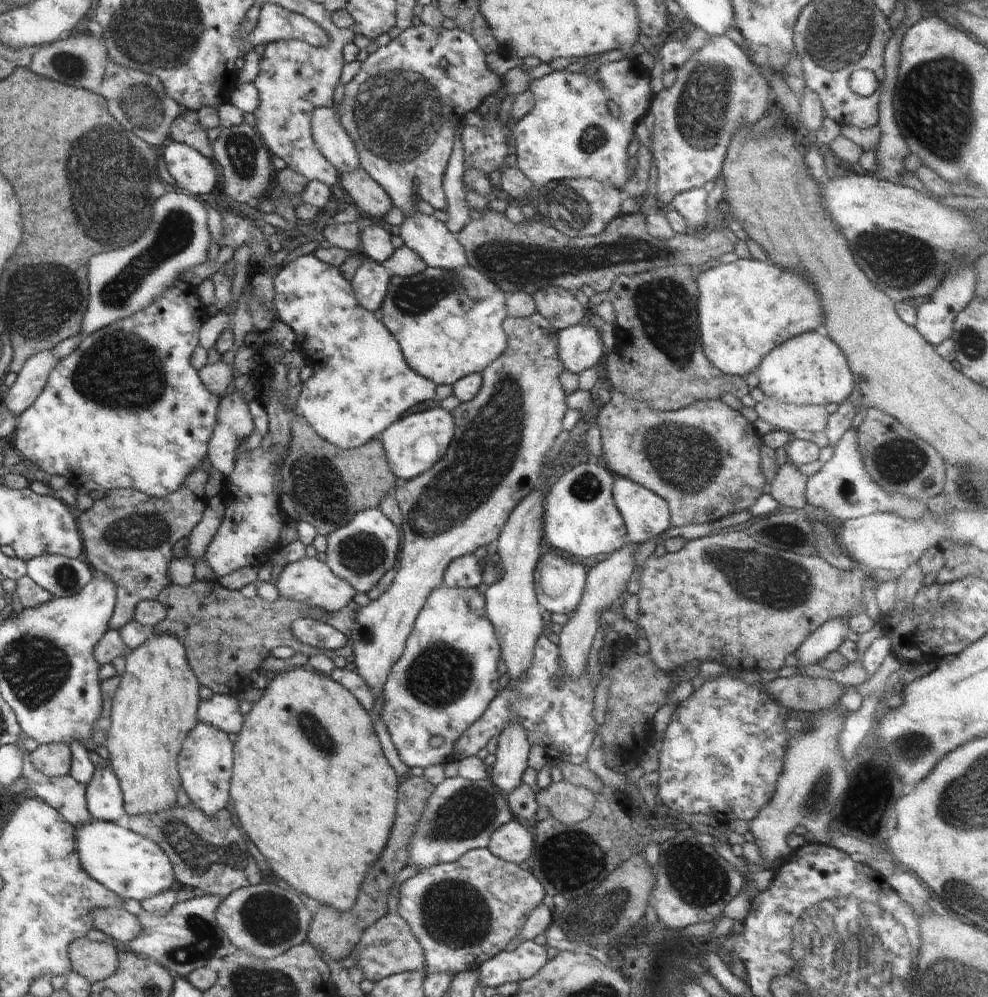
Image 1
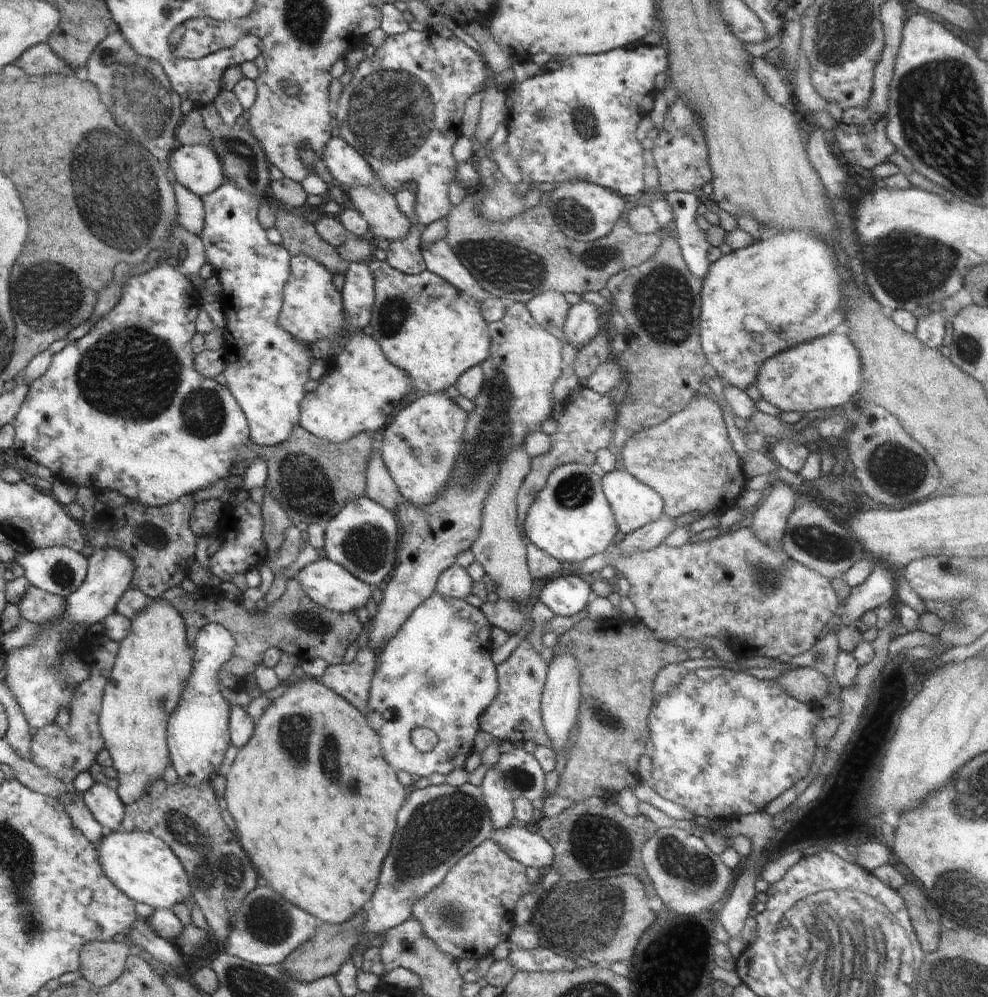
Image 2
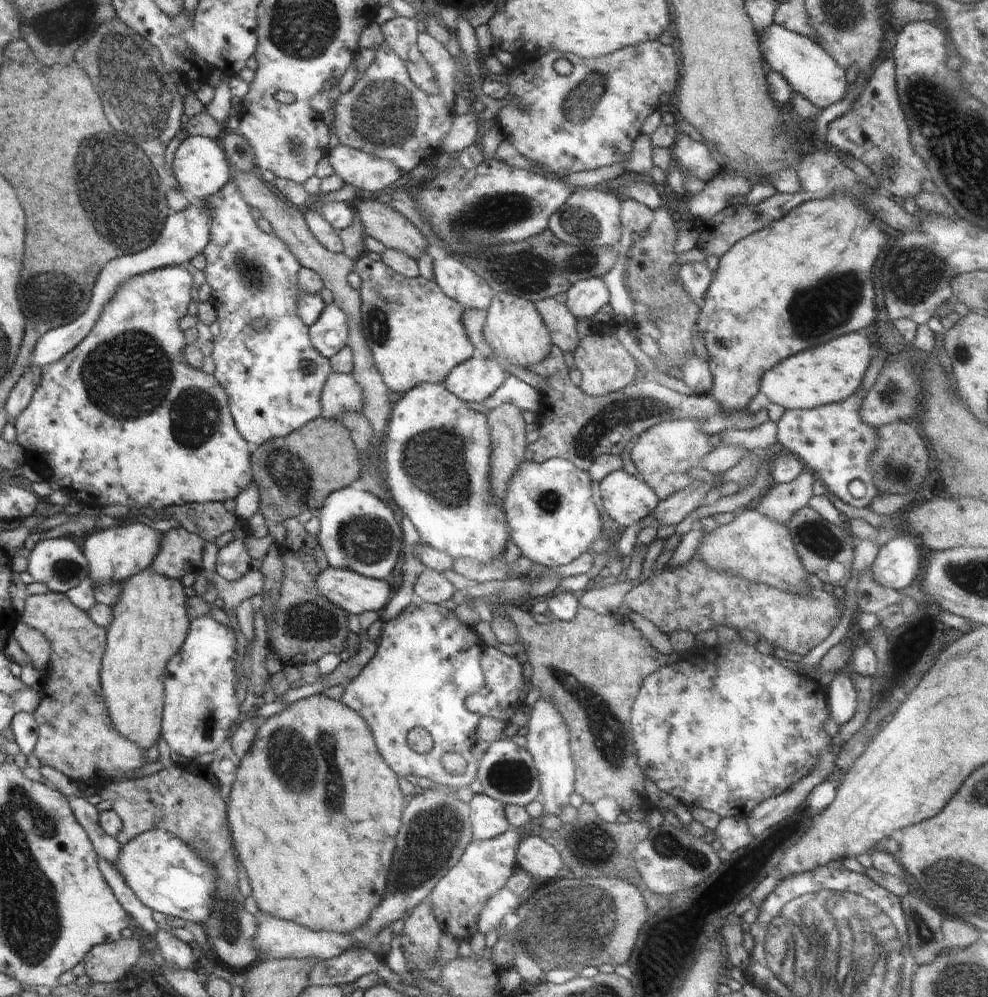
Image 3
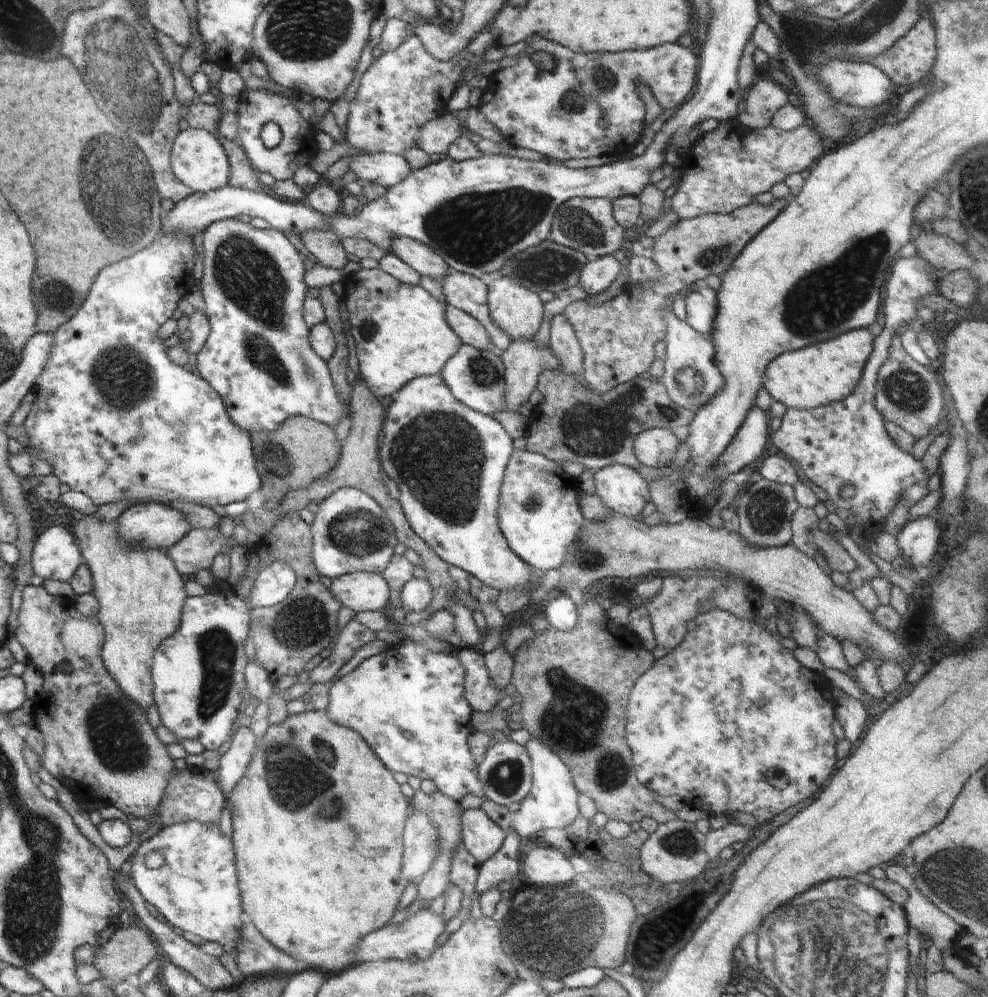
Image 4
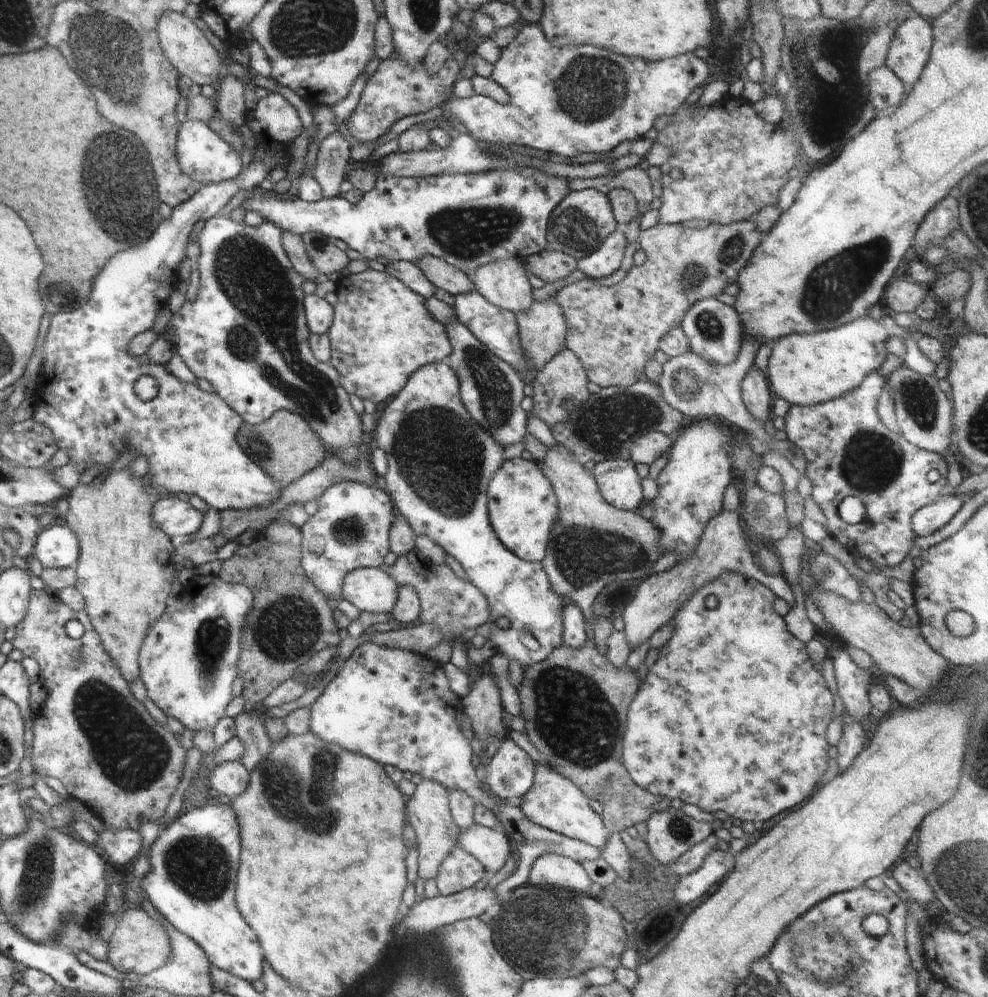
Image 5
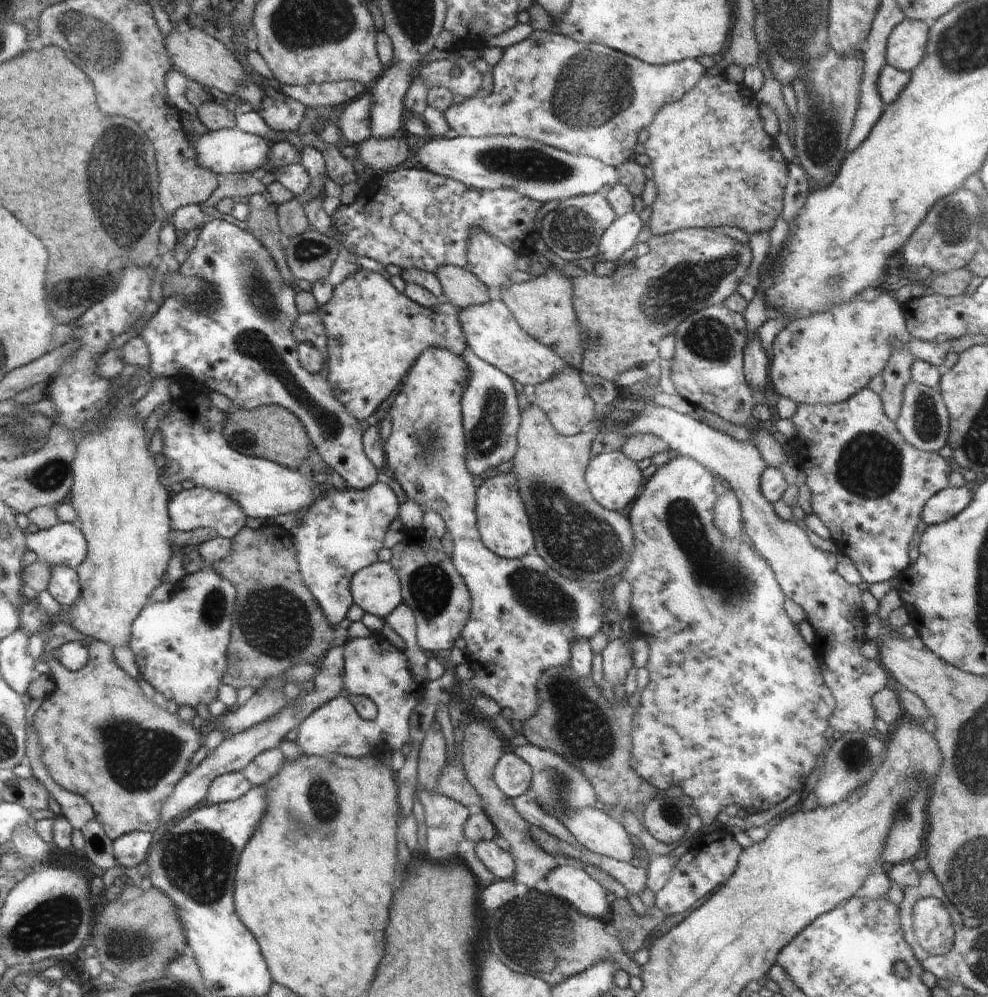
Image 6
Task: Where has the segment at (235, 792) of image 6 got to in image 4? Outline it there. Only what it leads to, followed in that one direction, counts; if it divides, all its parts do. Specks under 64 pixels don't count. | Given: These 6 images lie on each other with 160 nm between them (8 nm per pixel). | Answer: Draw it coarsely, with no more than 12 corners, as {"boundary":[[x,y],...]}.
{"boundary":[[238,727],[222,750],[216,780],[234,790],[255,752],[250,727]]}

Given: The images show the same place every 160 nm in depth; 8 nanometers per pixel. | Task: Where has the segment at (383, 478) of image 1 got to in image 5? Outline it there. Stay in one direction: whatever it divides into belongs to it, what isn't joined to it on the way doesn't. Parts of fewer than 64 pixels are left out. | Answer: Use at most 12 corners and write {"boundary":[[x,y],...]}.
{"boundary":[[297,413],[243,422],[242,450],[283,488],[328,456]]}

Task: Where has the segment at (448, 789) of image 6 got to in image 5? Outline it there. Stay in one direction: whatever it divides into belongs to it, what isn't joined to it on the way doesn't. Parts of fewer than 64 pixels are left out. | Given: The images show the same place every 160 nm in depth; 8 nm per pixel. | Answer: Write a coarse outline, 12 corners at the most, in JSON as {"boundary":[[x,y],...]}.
{"boundary":[[520,807],[496,816],[520,856],[510,888],[528,884],[533,863],[555,853],[580,864],[601,858],[594,846],[532,823]]}

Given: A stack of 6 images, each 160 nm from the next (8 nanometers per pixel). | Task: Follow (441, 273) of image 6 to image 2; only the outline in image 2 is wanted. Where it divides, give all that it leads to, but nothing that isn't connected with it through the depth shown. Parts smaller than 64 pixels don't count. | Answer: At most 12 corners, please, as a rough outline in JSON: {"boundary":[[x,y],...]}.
{"boundary":[[378,183],[348,189],[375,241],[403,239],[412,226],[394,192]]}

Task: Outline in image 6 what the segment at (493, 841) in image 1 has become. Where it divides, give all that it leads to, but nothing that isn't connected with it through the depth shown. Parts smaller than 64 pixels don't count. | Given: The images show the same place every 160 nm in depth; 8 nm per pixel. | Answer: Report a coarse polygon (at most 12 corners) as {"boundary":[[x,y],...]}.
{"boundary":[[559,862],[550,894],[608,922],[608,888],[584,868]]}

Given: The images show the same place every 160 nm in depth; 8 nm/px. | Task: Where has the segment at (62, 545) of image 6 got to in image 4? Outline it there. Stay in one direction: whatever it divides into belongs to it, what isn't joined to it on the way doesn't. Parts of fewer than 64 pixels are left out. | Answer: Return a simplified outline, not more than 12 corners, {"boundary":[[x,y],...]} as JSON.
{"boundary":[[63,526],[35,536],[33,574],[70,583],[84,562]]}

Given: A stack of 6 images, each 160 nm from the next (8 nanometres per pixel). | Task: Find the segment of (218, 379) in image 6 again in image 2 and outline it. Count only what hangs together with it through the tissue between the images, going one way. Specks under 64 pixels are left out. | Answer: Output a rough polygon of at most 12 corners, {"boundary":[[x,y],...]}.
{"boundary":[[258,196],[201,197],[222,285],[224,376],[258,447],[287,441],[312,385],[279,325],[291,254]]}

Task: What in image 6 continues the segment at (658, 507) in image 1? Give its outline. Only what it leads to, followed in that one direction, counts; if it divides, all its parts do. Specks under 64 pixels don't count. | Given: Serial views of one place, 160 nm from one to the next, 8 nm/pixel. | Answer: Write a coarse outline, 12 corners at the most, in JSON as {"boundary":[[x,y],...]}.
{"boundary":[[621,450],[588,463],[591,495],[621,512],[643,491],[642,471]]}

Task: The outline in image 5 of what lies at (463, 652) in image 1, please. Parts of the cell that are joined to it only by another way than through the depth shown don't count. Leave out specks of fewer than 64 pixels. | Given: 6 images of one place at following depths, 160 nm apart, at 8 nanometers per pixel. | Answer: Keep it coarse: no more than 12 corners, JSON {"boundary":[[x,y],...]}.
{"boundary":[[365,642],[309,707],[322,742],[464,790],[461,699],[426,656]]}

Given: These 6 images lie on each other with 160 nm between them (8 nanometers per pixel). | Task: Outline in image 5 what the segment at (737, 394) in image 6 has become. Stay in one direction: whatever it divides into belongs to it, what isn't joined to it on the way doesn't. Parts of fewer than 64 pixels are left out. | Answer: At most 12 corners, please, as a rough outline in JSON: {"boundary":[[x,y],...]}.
{"boundary":[[715,297],[680,324],[688,350],[731,365],[743,342],[740,314]]}

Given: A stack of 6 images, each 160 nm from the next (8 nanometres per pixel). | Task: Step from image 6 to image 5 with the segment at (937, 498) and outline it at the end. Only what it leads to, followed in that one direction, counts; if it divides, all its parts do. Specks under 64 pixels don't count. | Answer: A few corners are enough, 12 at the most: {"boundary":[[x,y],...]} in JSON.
{"boundary":[[966,497],[944,498],[920,507],[912,517],[918,537],[952,520]]}

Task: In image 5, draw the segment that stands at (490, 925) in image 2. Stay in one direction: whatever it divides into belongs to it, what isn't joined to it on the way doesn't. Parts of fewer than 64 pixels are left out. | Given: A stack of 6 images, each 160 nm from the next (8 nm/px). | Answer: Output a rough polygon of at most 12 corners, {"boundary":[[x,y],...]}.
{"boundary":[[546,763],[520,808],[537,826],[601,850],[610,833]]}

